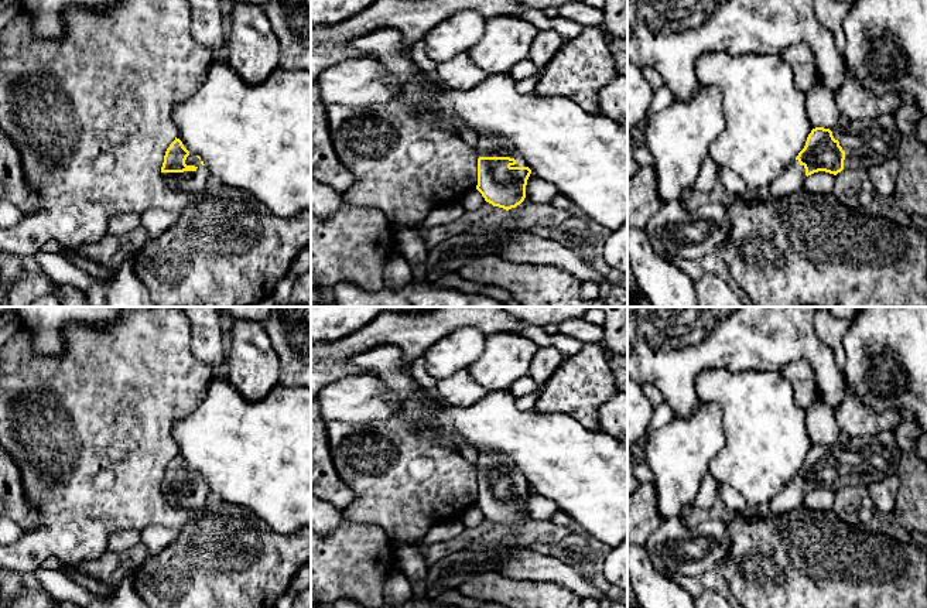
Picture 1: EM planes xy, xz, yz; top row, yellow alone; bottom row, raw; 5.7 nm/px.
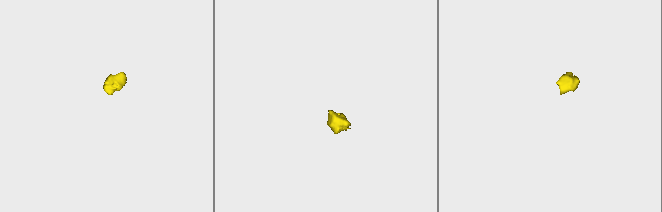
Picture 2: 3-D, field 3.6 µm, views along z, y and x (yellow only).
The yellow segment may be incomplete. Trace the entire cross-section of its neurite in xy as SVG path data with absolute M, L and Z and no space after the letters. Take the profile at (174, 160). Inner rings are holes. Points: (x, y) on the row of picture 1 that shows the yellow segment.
M177 137L165 151L161 173L174 191L191 194L203 189L211 175L201 157L191 154Z

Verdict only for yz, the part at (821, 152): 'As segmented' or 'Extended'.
Extended

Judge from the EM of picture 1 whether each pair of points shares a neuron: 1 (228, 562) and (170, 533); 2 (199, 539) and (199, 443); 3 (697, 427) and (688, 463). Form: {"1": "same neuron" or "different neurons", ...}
{"1": "different neurons", "2": "different neurons", "3": "same neuron"}

